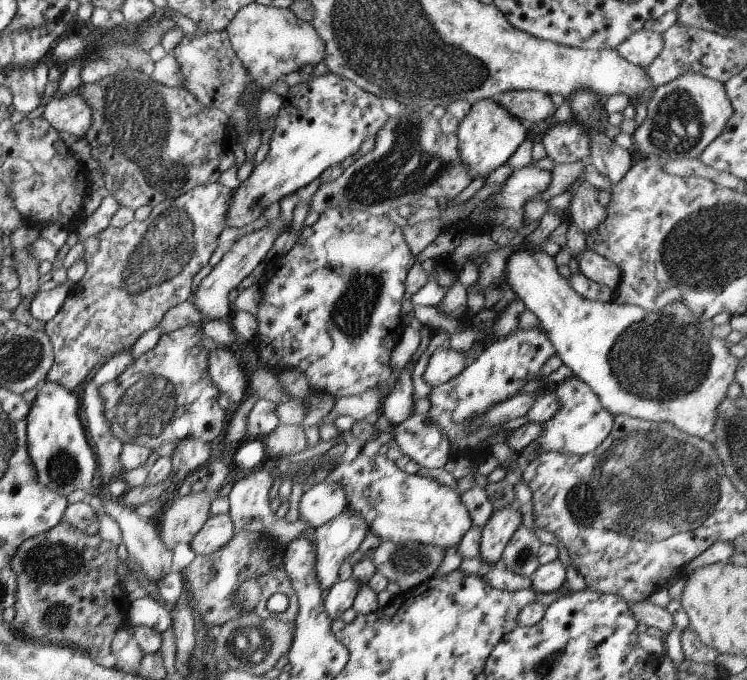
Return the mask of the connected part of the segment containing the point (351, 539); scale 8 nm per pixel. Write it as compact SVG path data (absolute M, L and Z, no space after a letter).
M348 507L331 518L327 524L314 528L316 547L315 574L319 590L331 588L337 578L341 562L349 556L356 556L359 544L365 534L367 525L363 518Z

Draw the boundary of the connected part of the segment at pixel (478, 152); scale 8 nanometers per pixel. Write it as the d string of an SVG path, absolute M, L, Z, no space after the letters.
M481 99L470 104L467 114L458 122L456 144L461 164L471 172L471 176L483 176L493 172L507 159L526 138L526 129L517 118L507 114L496 101Z

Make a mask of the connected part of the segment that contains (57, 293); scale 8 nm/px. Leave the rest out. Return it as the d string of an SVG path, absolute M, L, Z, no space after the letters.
M66 280L63 284L55 285L51 290L36 292L29 304L29 314L35 320L41 320L44 323L51 320L72 288L72 282Z

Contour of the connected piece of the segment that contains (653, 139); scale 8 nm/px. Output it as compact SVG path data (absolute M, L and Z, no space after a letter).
M685 72L653 92L646 104L644 120L634 130L631 139L637 152L645 158L658 157L666 161L697 159L703 148L723 130L731 113L722 83L695 72Z

